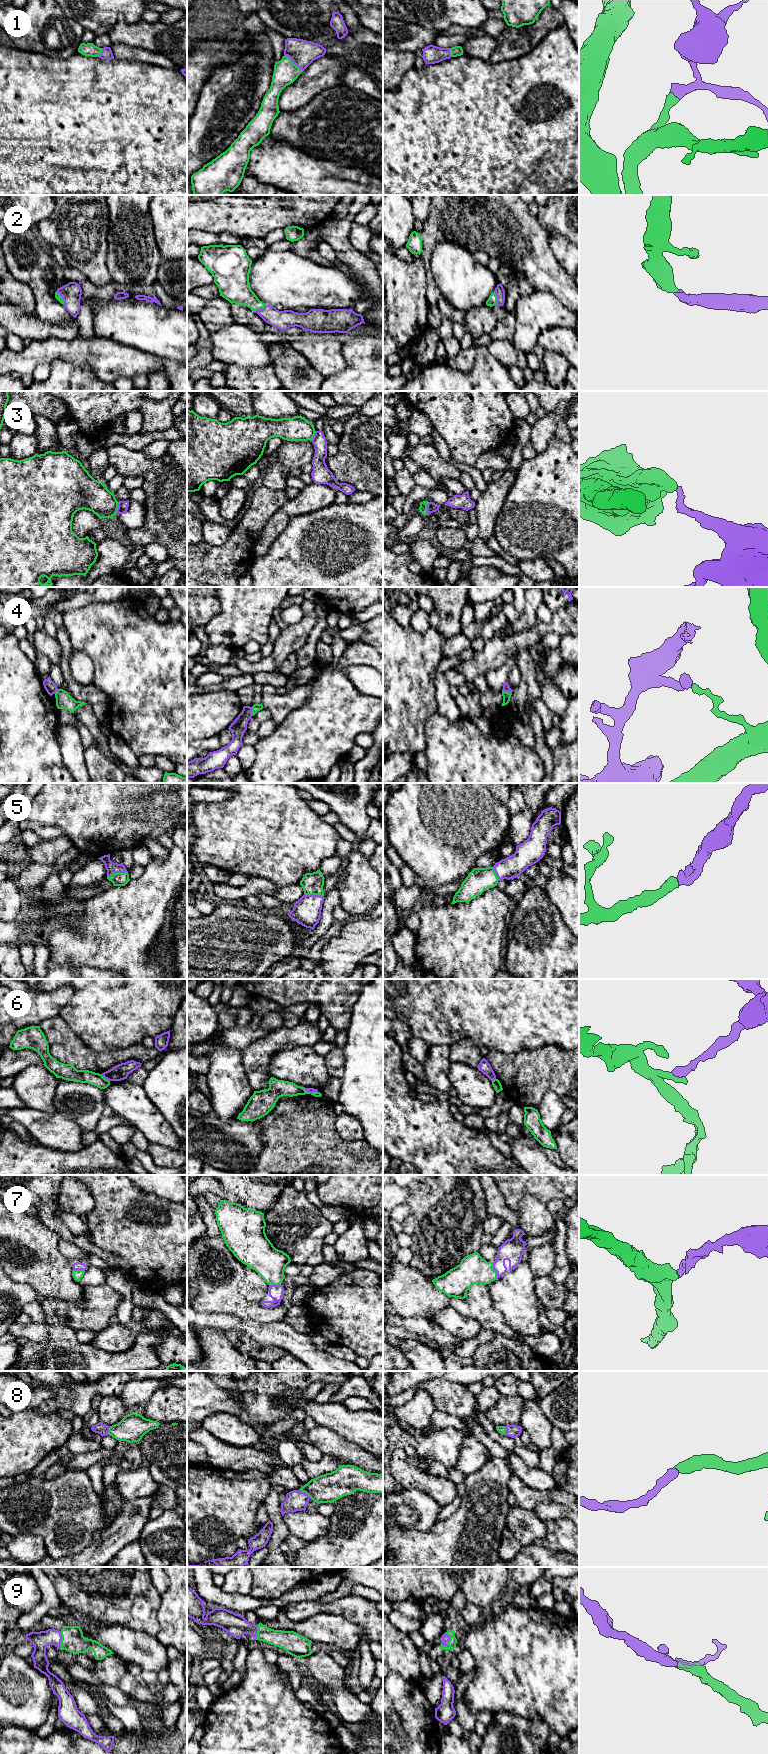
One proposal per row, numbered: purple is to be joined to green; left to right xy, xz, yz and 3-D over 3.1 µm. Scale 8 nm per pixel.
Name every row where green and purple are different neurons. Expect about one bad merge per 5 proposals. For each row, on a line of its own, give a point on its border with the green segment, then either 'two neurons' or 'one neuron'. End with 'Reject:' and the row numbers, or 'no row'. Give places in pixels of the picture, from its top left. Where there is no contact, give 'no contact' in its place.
1: contact xz (294, 64); one neuron
2: contact yz (496, 298); one neuron
3: contact yz (426, 508); two neurons
4: contact yz (507, 692); two neurons
5: contact xy (117, 873); one neuron
6: contact xy (104, 1078); two neurons
7: contact yz (495, 1271); one neuron
8: contact xz (305, 1492); one neuron
9: contact yz (449, 1640); one neuron
Reject: 3, 4, 6

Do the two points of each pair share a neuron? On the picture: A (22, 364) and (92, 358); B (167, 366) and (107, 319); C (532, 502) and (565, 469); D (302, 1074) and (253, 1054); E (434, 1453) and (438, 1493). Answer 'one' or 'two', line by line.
A: one
B: two
C: one
D: two
E: two

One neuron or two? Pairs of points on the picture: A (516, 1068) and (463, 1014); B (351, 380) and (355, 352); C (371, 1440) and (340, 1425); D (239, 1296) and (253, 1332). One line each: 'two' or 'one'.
A: two
B: one
C: one
D: two

